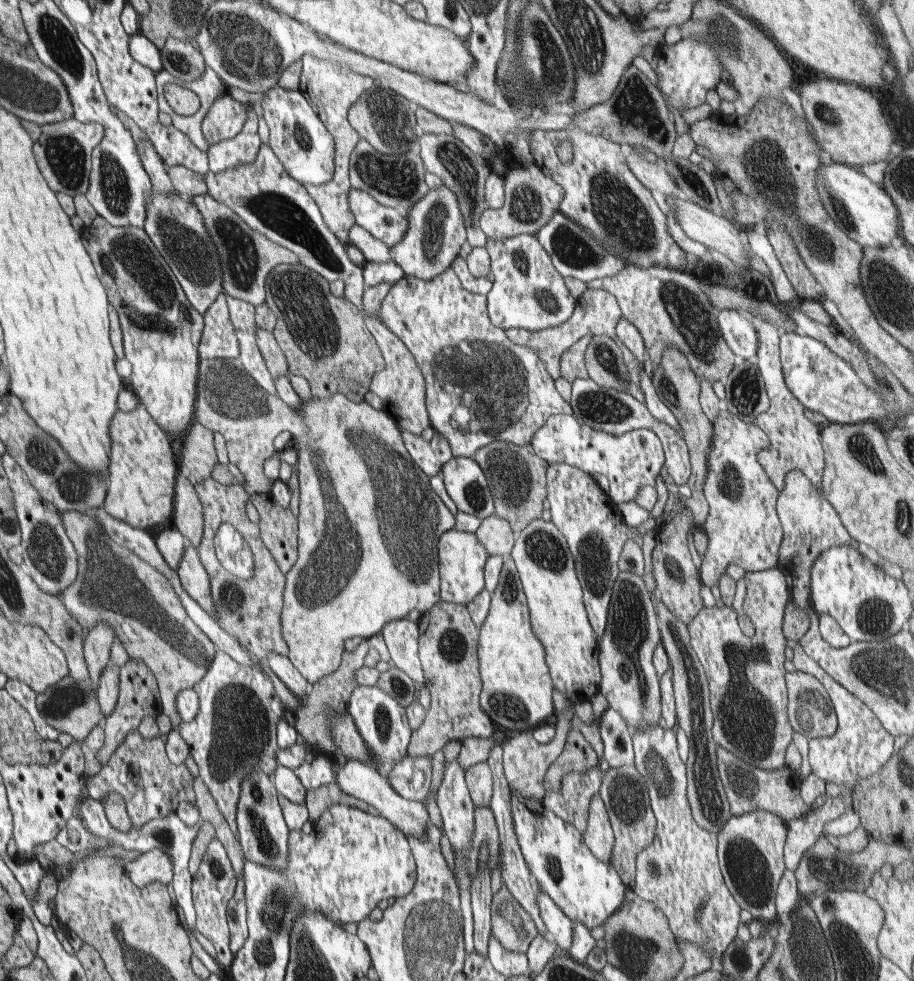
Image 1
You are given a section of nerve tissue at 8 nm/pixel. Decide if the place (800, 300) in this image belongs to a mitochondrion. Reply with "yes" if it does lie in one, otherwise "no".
no

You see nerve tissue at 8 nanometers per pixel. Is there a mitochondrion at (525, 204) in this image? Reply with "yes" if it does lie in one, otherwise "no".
yes

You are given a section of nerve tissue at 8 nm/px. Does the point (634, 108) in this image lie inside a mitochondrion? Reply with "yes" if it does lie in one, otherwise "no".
yes

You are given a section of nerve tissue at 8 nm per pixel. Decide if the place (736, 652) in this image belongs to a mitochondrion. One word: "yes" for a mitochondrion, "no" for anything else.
yes

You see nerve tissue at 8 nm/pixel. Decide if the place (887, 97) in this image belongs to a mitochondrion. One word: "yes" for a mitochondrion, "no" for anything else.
no

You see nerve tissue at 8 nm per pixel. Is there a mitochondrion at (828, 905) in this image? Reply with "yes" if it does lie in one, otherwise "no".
yes

